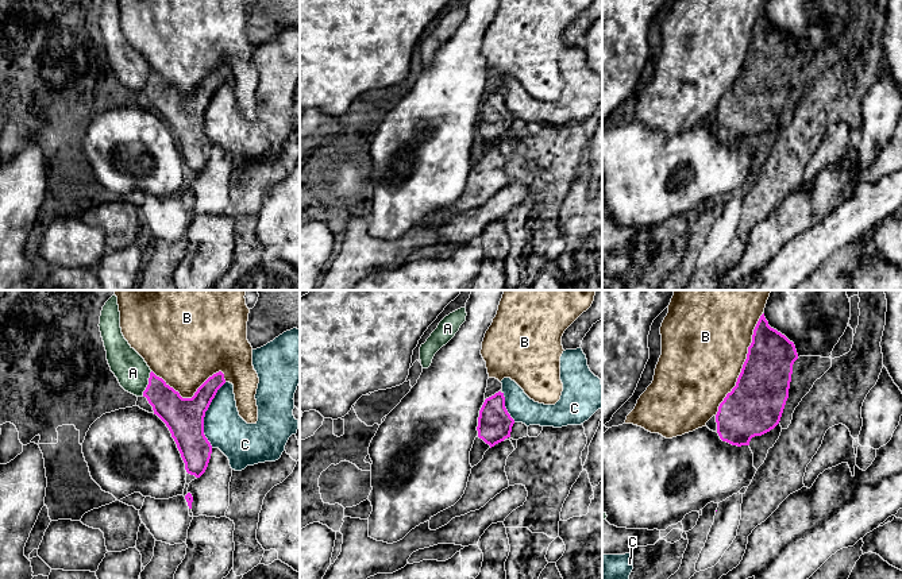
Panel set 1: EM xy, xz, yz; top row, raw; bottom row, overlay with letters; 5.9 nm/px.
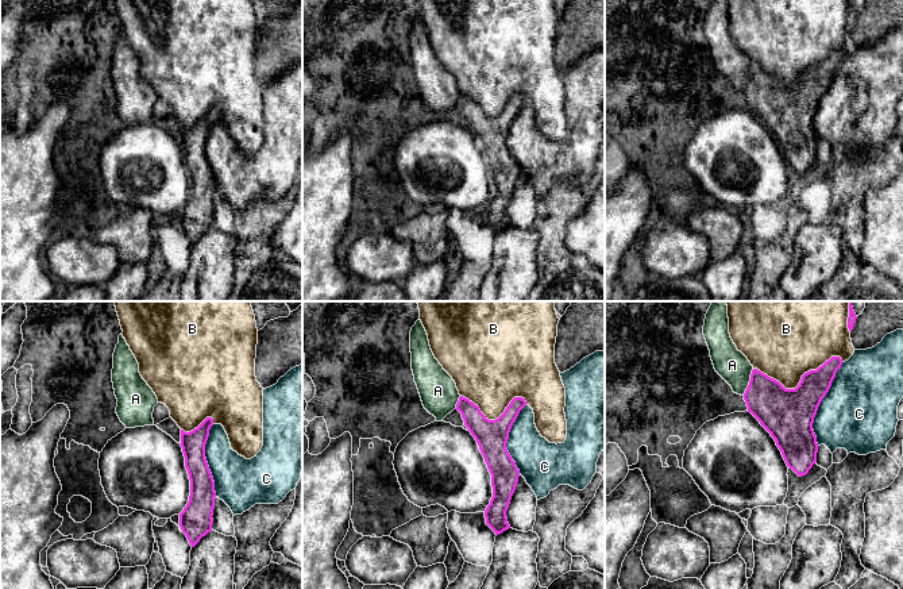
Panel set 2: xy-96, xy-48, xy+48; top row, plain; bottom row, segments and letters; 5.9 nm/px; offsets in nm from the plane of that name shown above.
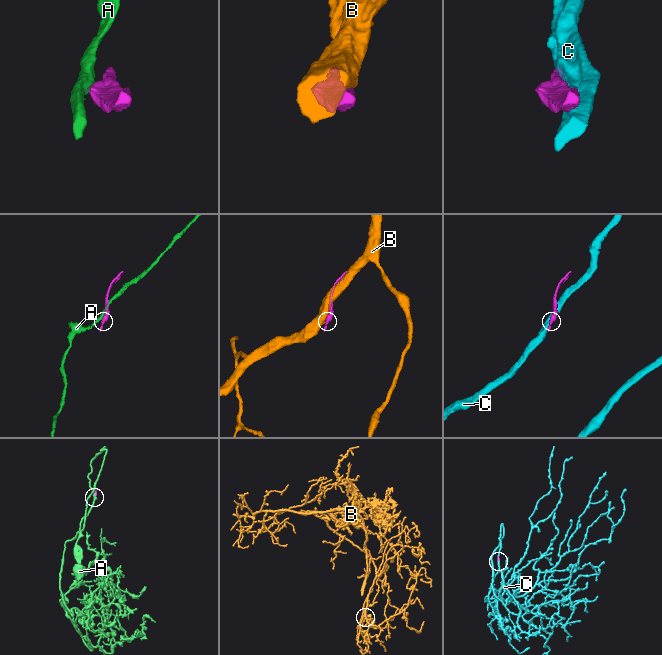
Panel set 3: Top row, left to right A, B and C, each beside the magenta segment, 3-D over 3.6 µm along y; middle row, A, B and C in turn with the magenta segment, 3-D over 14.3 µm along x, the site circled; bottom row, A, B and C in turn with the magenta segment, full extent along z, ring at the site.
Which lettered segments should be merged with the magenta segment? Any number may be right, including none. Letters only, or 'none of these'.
none of these

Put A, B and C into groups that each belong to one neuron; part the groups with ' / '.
A / B / C

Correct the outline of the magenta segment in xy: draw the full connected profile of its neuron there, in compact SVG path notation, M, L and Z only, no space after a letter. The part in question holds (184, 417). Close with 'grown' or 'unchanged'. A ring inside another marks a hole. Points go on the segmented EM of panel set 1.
M221 371L209 377L192 398L182 398L162 378L150 373L143 391L157 414L169 428L188 474L200 478L209 463L212 445L204 435L204 417L217 390L226 383Z; unchanged

